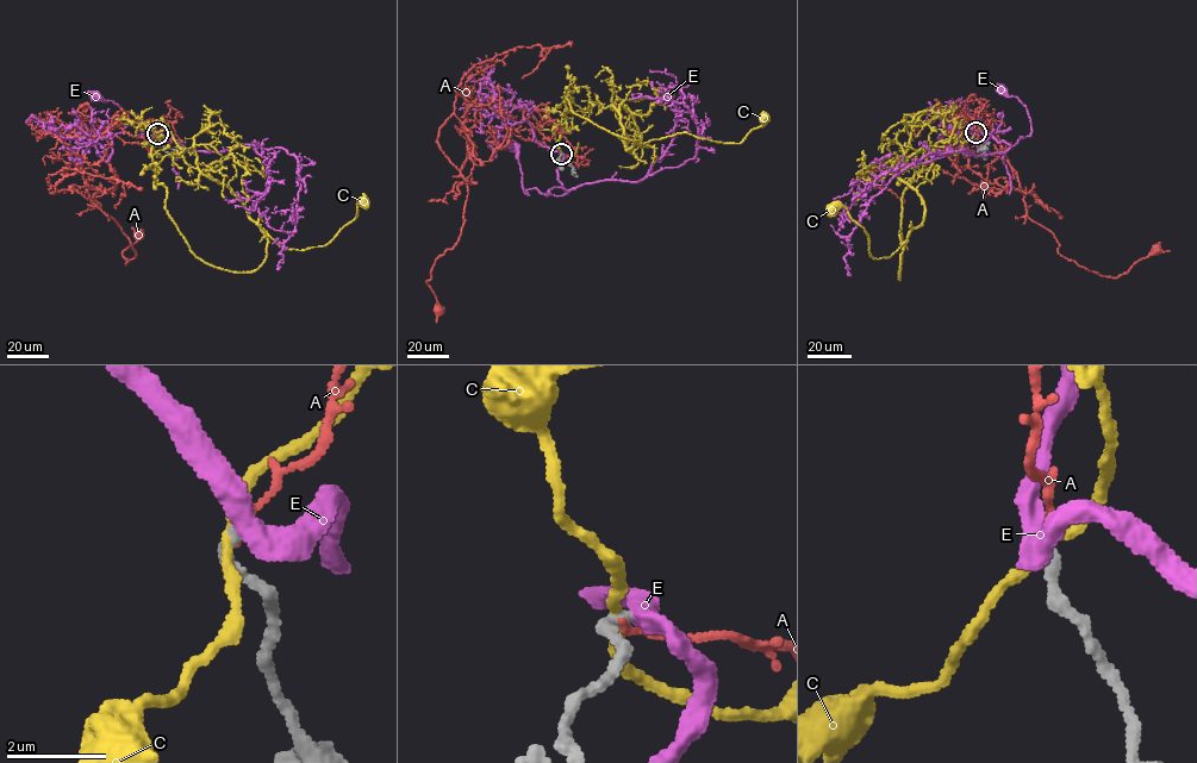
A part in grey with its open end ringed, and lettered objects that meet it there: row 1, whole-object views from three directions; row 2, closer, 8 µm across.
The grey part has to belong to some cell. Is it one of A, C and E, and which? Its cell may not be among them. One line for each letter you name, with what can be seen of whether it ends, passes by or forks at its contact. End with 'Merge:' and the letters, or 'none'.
Merge: none

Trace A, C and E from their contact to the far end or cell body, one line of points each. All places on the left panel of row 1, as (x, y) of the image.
A: (157, 133), (167, 122), (51, 131), (89, 199), (128, 237), (136, 254), (126, 263), (141, 235)
C: (157, 133), (142, 144), (164, 208), (222, 269), (255, 270), (267, 235), (325, 245), (363, 202)
E: (157, 133), (162, 132), (167, 142), (176, 139), (181, 143), (139, 136), (143, 133), (119, 106), (95, 98)

